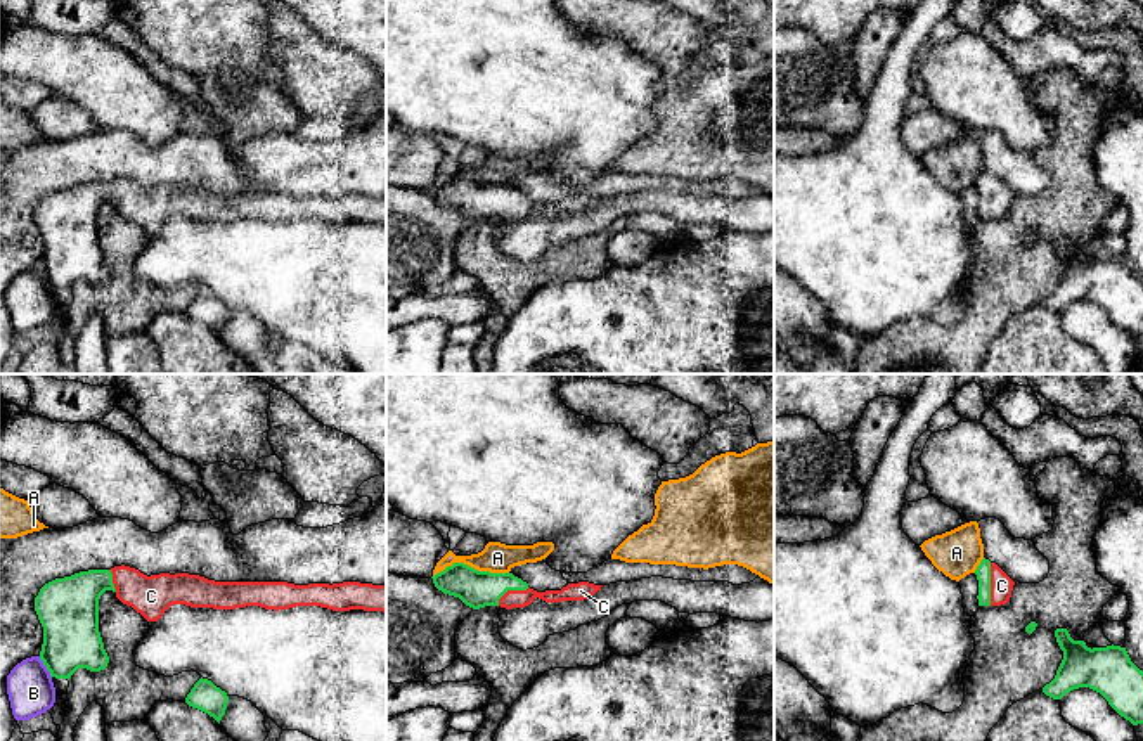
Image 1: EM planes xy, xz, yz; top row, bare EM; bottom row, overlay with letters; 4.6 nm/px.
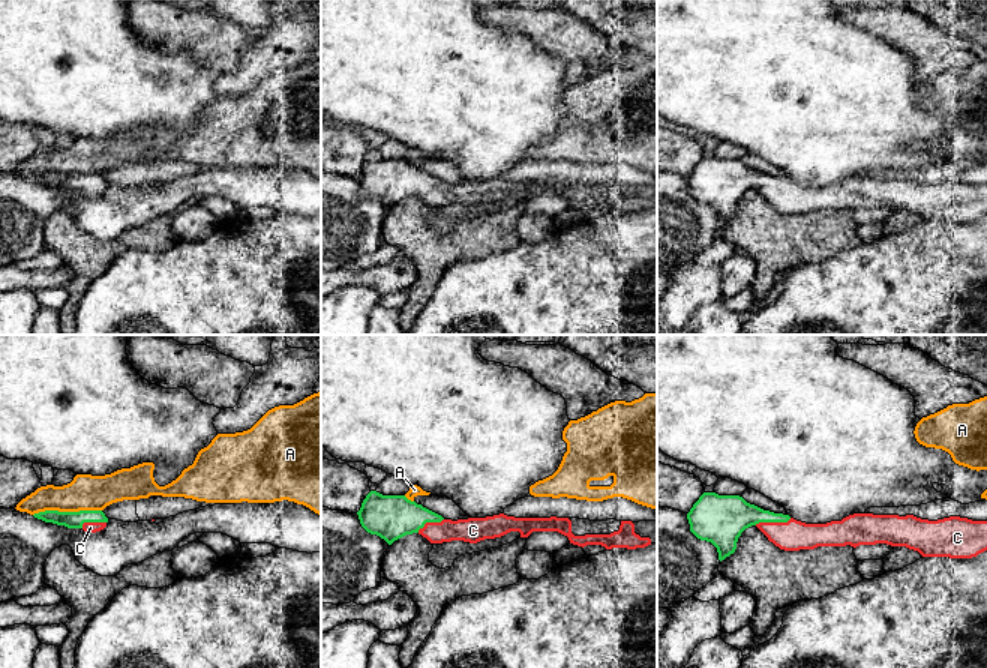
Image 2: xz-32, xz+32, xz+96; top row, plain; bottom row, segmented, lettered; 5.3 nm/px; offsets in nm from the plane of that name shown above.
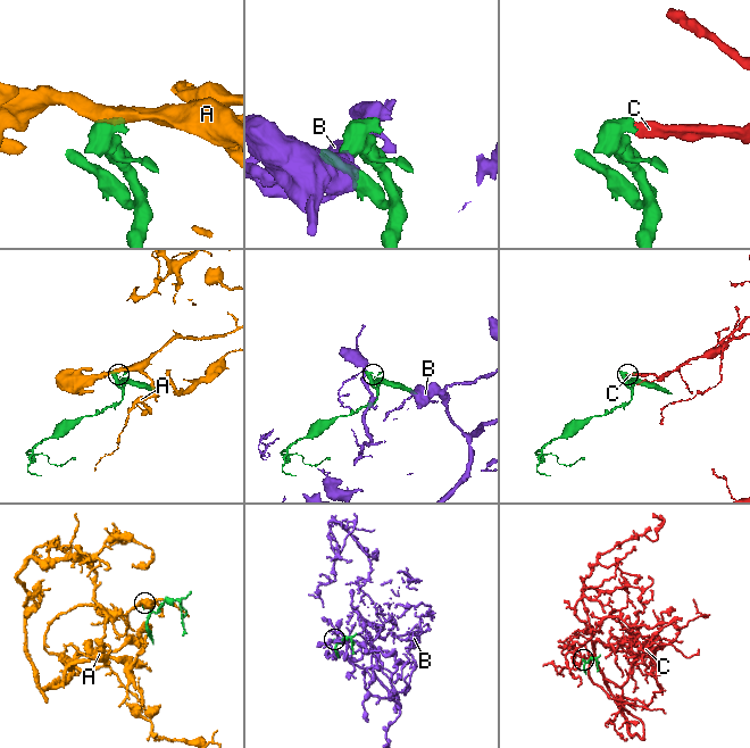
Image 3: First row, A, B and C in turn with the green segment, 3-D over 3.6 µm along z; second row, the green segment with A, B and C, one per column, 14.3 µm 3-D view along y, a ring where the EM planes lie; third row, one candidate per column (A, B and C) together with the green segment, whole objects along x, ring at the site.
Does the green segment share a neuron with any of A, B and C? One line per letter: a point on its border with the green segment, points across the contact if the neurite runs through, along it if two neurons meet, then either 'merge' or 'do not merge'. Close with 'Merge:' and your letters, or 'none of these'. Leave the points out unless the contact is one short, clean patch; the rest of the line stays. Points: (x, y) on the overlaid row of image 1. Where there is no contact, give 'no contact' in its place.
A: xz (470, 567) | along xz (508, 572), (478, 572), (463, 563), (452, 563), (433, 577) | do not merge
B: xy (45, 665) | along xy (38, 657), (51, 677) | do not merge
C: yz (989, 584) | across yz (982, 572), (989, 584), (1001, 586) | merge
Merge: C

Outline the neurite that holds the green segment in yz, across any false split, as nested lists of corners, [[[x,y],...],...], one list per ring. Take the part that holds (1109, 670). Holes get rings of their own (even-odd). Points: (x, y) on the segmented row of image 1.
[[[1067,628],[1055,630],[1063,660],[1055,679],[1043,687],[1053,699],[1067,693],[1089,687],[1100,693],[1108,705],[1133,725],[1143,724],[1143,670],[1129,658],[1126,648],[1088,648],[1074,641]]]

